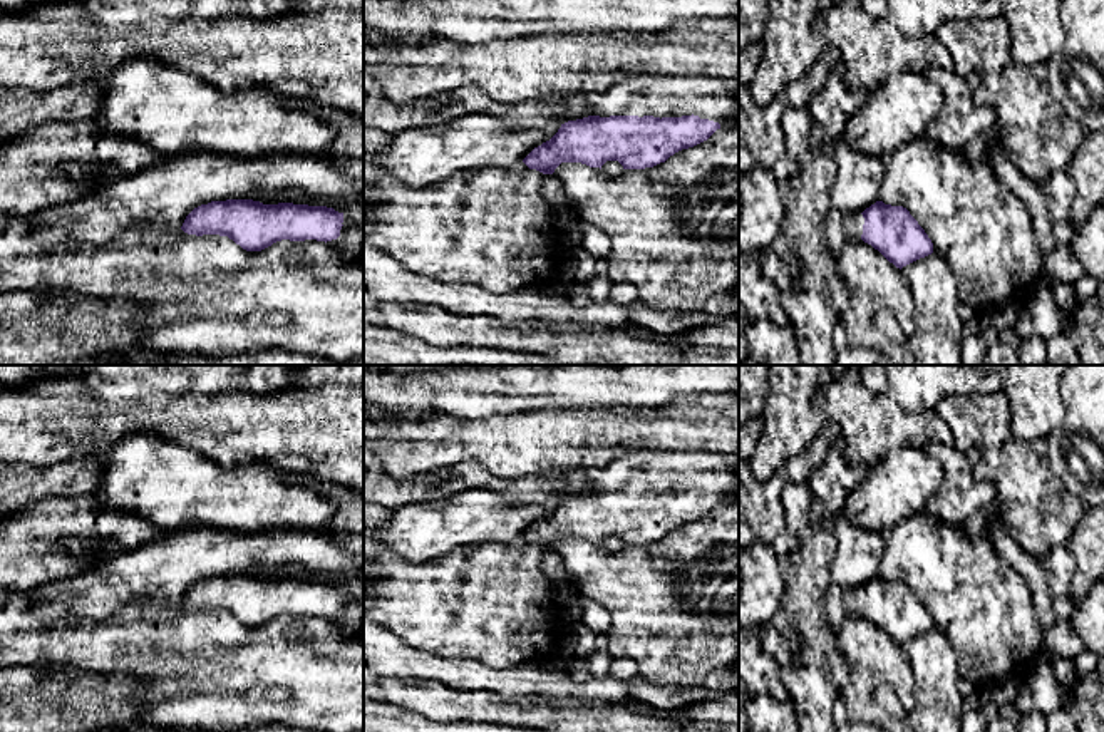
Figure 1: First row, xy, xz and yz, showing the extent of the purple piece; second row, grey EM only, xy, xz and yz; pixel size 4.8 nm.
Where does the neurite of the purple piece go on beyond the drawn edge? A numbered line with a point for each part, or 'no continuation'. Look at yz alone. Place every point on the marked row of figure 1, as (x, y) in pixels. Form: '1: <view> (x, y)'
1: yz (841, 226)

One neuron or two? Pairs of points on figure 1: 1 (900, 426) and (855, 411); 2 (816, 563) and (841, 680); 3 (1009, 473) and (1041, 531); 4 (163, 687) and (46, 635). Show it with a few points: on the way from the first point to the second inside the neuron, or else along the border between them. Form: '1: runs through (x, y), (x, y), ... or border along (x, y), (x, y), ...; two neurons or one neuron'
1: runs through (888, 426), (871, 424), (866, 419); one neuron
2: runs through (811, 592), (811, 639), (823, 652); one neuron
3: runs through (1024, 488), (1039, 516); one neuron
4: border along (159, 679), (136, 682); two neurons

